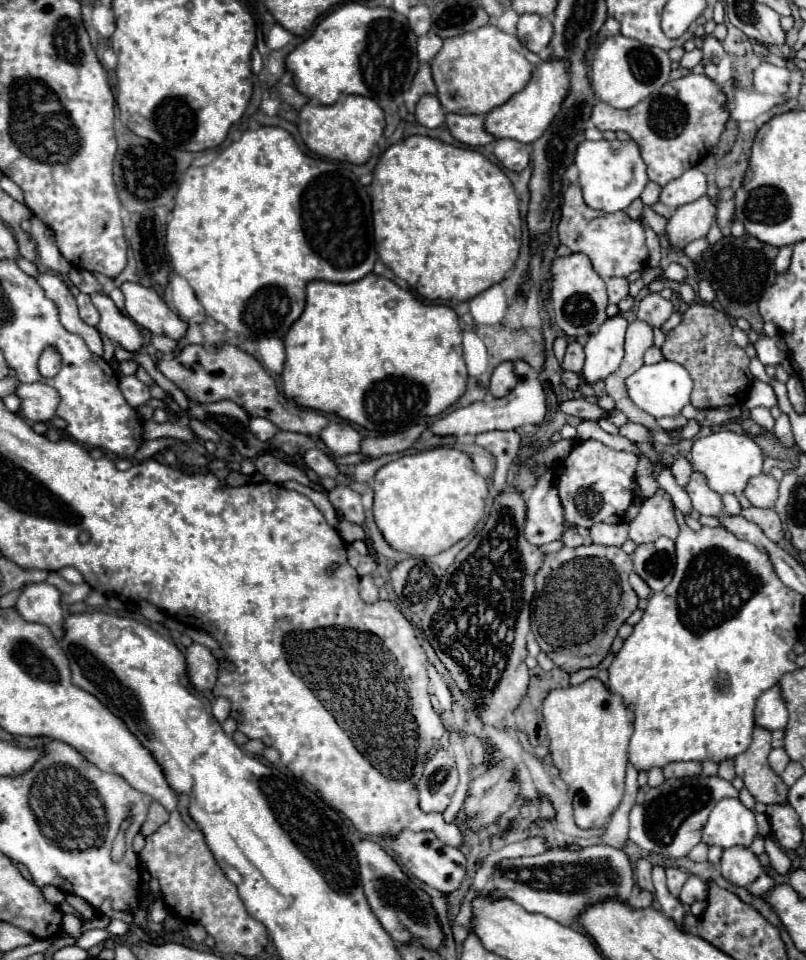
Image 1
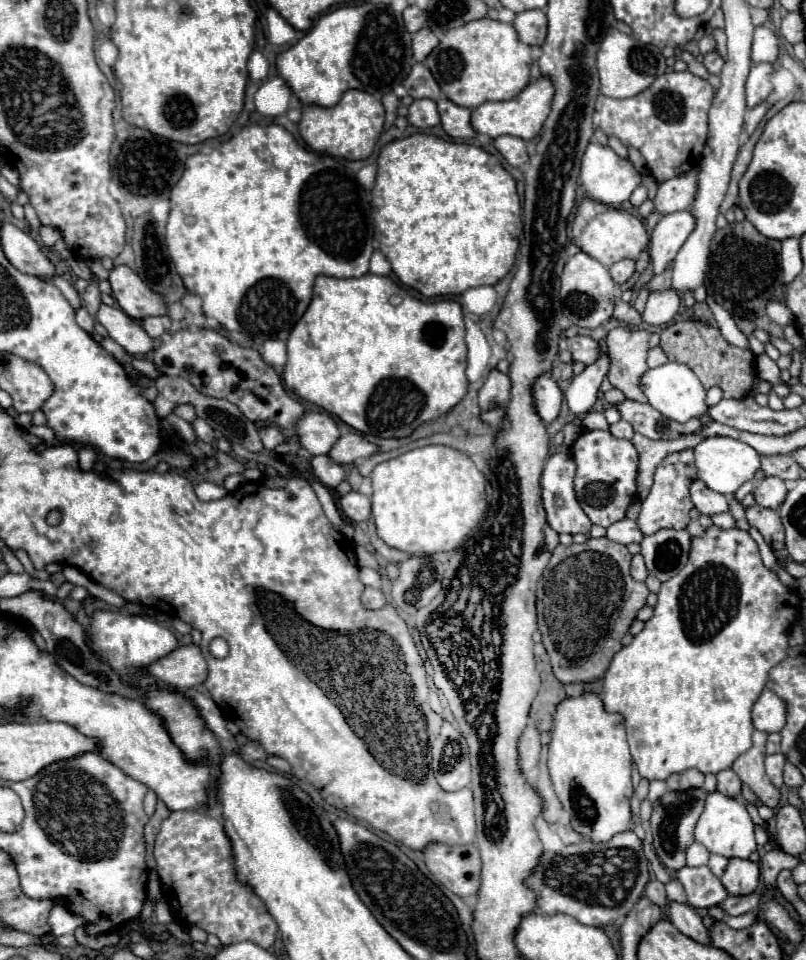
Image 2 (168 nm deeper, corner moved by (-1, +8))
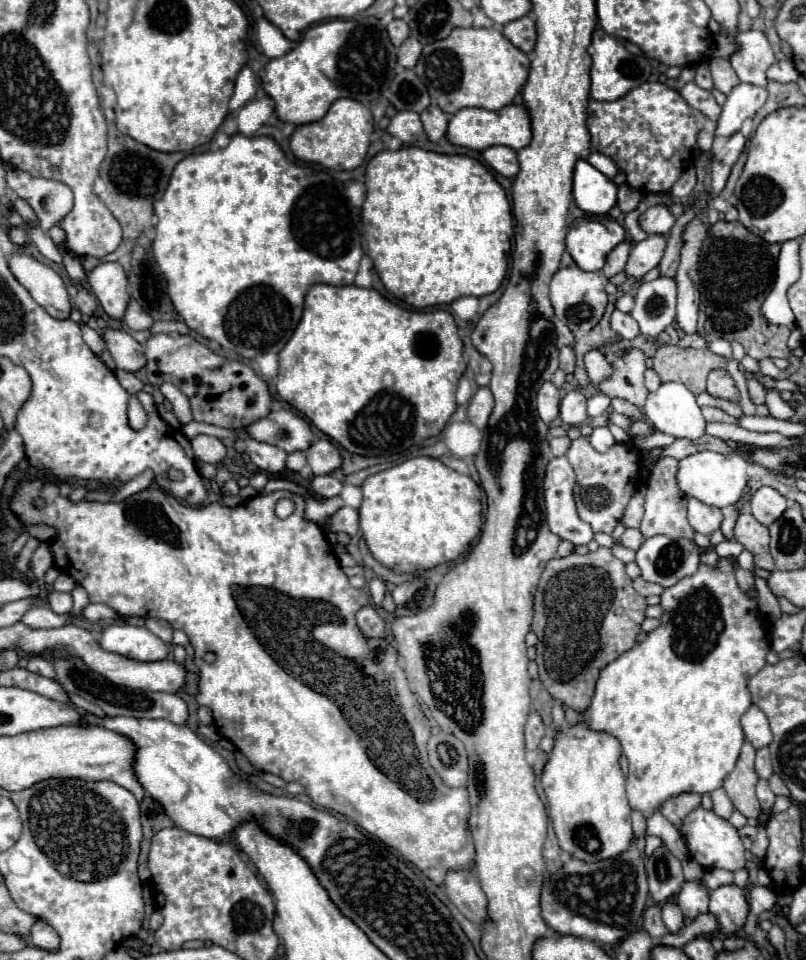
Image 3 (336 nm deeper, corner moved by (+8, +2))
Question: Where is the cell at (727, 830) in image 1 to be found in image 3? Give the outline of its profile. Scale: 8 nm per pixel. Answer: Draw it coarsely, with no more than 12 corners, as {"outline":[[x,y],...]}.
{"outline":[[703,807],[681,827],[705,869],[745,867],[737,829]]}

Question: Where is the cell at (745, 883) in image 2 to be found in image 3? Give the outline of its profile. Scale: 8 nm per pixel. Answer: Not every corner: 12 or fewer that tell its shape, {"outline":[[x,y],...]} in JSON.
{"outline":[[743,889],[711,893],[709,913],[723,935],[739,933],[749,913]]}

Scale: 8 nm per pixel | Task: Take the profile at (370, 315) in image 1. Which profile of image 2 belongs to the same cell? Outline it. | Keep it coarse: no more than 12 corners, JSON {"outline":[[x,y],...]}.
{"outline":[[318,275],[284,385],[378,437],[468,389],[456,301]]}

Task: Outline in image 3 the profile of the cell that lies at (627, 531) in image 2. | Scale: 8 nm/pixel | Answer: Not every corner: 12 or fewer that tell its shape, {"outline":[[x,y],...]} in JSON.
{"outline":[[625,529],[621,545],[639,549],[645,537],[639,529]]}

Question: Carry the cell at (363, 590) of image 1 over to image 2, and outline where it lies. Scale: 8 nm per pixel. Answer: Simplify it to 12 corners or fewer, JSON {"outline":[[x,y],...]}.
{"outline":[[364,589],[362,603],[368,609],[386,605],[386,597],[380,589]]}

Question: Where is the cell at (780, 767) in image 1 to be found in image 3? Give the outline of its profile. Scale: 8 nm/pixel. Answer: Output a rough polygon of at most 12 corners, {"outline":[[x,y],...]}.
{"outline":[[765,779],[757,783],[763,813],[773,807],[775,795]]}

